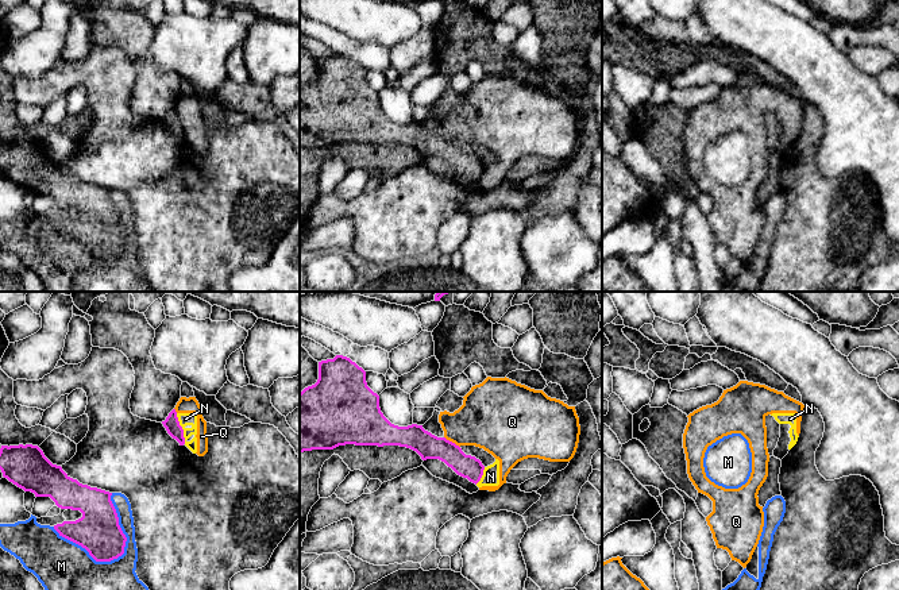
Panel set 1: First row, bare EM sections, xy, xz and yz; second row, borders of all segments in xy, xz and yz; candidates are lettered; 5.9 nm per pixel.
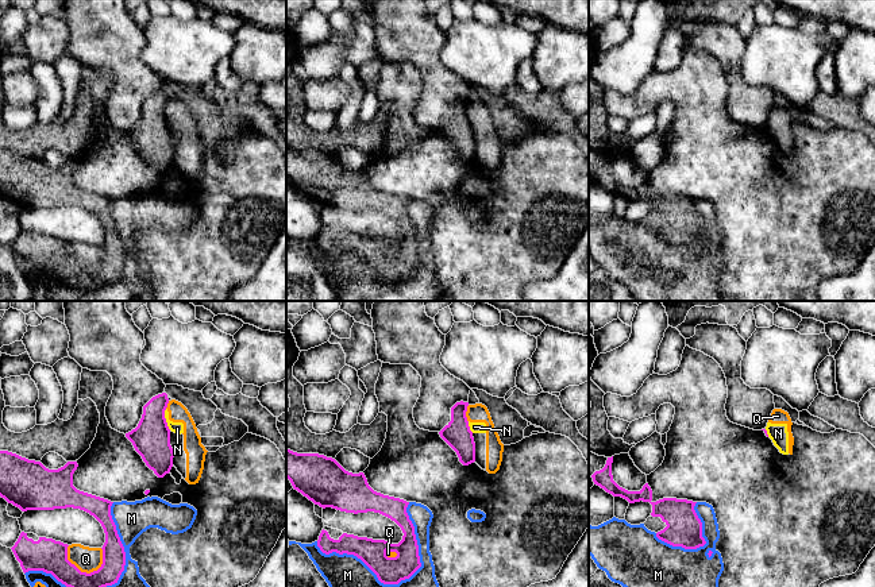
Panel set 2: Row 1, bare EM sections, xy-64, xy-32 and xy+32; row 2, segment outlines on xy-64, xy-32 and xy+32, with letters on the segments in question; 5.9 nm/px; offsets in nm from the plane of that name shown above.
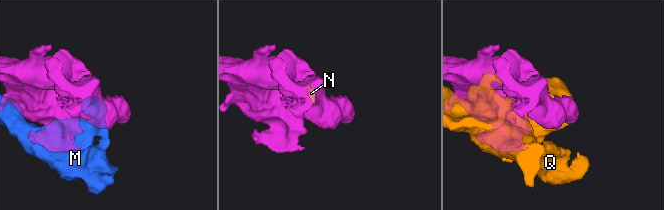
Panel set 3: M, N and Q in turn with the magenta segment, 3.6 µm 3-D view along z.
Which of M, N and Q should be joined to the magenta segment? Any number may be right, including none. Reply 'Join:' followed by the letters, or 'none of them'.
Join: none of them

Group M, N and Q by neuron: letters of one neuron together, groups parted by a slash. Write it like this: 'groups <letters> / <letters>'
groups M / N Q

